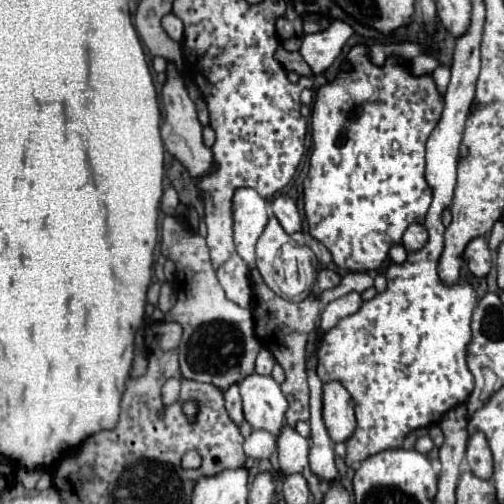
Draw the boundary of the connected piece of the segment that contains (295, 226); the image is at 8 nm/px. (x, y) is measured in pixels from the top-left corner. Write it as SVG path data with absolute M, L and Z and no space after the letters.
M275 196L271 206L273 206L275 218L279 220L279 224L283 226L283 230L287 234L295 234L301 230L301 216L299 216L299 210L291 198Z

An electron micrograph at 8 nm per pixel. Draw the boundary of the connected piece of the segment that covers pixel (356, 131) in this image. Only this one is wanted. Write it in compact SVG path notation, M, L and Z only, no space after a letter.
M355 44L347 56L345 56L345 64L349 64L347 70L339 70L335 80L327 82L325 86L321 86L317 90L315 96L315 104L313 104L313 116L311 116L311 128L313 128L313 152L311 152L311 166L305 178L305 216L307 216L307 224L309 224L309 234L325 244L325 248L333 254L333 262L337 264L337 268L349 270L349 272L367 272L367 270L377 270L381 268L381 264L389 258L389 250L395 244L401 244L403 232L407 226L411 224L423 224L425 222L425 214L431 206L431 198L433 192L423 176L425 172L425 142L429 138L429 134L433 132L433 128L437 126L441 112L443 112L443 94L437 90L431 74L421 74L415 76L409 70L407 62L399 62L397 56L389 56L385 60L383 66L375 66L369 60L369 46L367 44Z

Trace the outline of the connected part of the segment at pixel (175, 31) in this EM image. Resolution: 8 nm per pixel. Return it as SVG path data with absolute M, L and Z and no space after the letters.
M175 14L163 16L163 28L173 40L177 40L177 42L183 40L183 22Z

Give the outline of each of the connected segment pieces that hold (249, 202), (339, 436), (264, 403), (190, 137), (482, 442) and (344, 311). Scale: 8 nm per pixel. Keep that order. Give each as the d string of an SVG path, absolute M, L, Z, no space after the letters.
M239 188L233 196L233 232L237 254L249 270L255 270L255 244L269 222L267 200L253 188Z
M337 380L323 386L323 422L333 442L345 442L355 430L353 398Z
M251 374L239 384L239 390L243 398L243 414L251 428L263 428L277 436L287 410L287 400L281 394L279 384L271 376Z
M169 62L167 68L167 84L163 86L163 106L165 106L165 124L161 126L161 136L165 142L165 148L185 166L185 170L189 172L189 176L193 180L199 180L203 176L209 176L217 170L217 162L213 156L213 150L205 146L203 142L203 126L197 118L197 110L193 100L187 96L185 84L181 74L177 72L177 68Z
M473 432L467 444L467 462L475 476L489 480L493 476L493 456L483 432Z
M349 292L345 296L341 296L339 300L333 300L325 306L325 310L321 312L321 320L319 320L319 332L327 332L331 330L341 318L355 314L363 304L361 294L357 292Z

